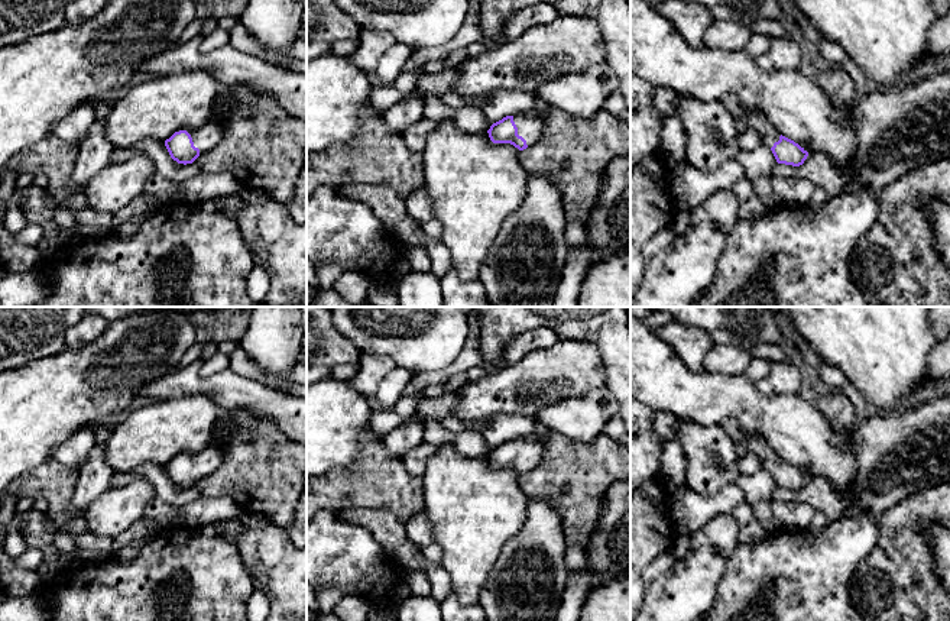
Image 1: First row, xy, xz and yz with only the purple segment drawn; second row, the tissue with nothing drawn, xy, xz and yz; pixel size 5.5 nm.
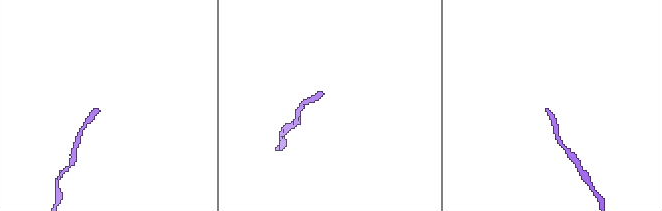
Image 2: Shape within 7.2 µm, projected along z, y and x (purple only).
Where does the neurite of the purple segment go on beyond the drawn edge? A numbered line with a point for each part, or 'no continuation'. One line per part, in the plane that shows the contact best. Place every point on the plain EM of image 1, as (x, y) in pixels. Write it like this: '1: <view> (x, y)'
1: xz (529, 449)

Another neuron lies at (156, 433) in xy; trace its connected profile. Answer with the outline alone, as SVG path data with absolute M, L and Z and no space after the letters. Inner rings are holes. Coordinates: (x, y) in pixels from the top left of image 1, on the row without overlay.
M202 394L152 401L150 404L129 410L114 421L106 443L106 460L114 473L130 473L142 463L165 466L175 456L202 450L211 440L220 408Z

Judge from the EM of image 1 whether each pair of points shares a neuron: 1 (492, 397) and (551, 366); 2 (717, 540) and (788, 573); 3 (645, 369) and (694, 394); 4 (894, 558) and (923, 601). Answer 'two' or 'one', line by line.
1: one
2: two
3: one
4: one

